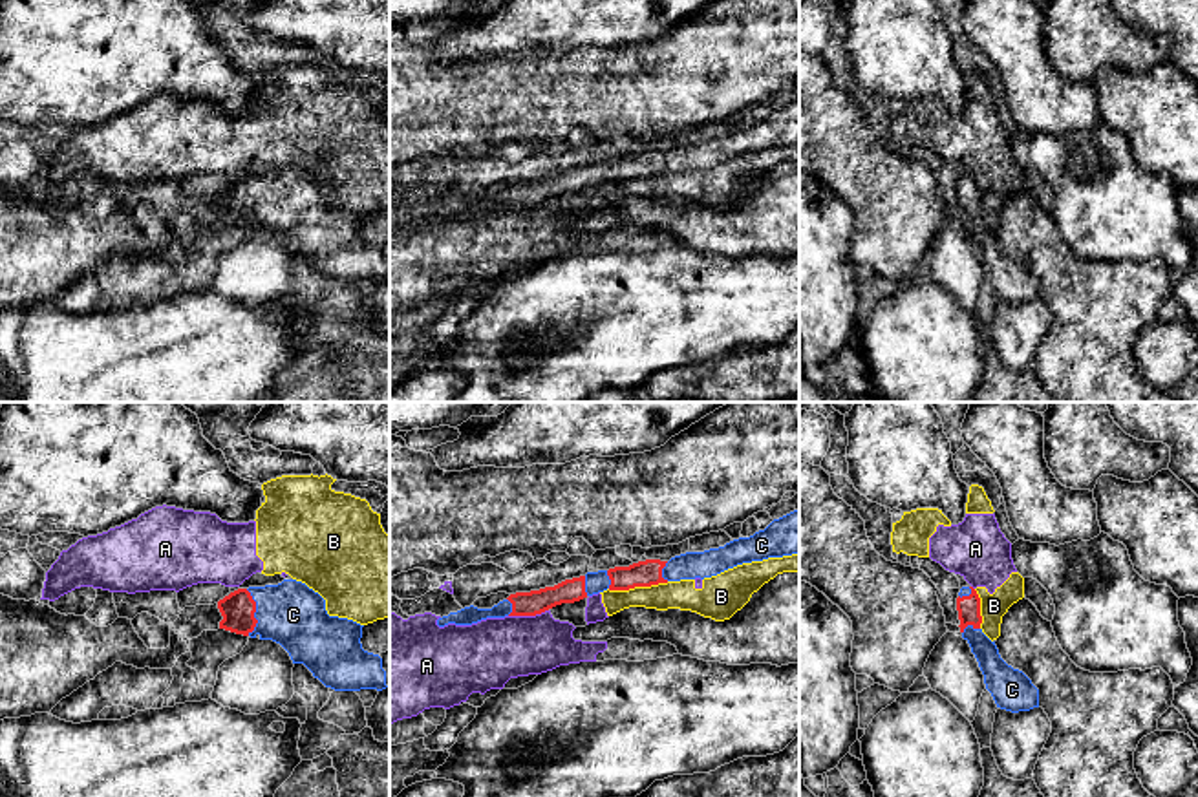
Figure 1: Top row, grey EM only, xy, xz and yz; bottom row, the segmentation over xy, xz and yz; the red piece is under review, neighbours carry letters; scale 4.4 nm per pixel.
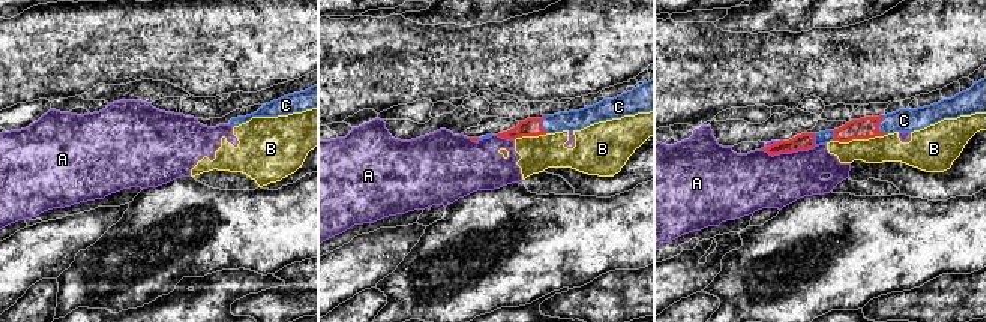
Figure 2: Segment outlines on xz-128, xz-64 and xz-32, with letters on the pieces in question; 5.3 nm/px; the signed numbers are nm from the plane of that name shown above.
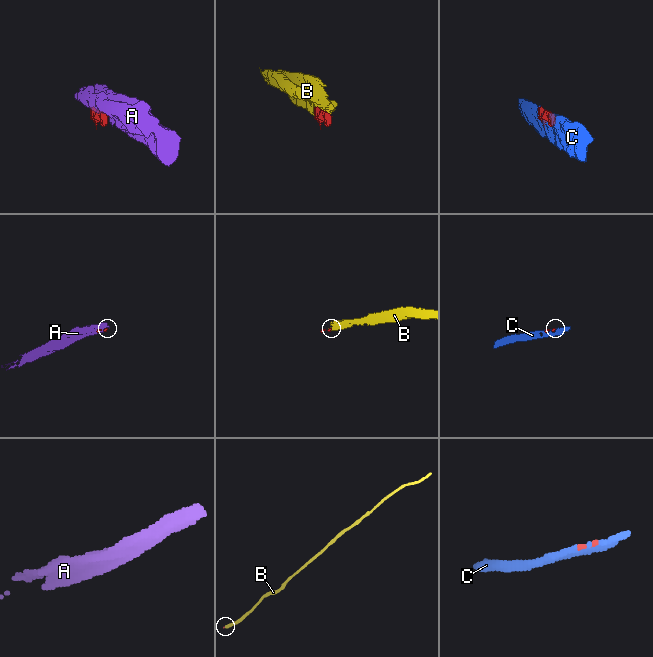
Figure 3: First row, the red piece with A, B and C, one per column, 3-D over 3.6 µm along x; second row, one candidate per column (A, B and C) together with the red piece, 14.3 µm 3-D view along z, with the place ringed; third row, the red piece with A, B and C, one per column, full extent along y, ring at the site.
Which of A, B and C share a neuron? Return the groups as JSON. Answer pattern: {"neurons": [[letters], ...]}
{"neurons": [["A", "B"], ["C"]]}

